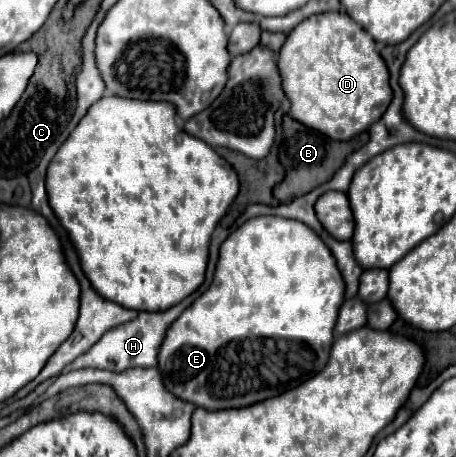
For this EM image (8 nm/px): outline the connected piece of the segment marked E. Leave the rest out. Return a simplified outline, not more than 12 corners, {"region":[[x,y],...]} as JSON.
{"region":[[254,217],[166,331],[208,411],[318,375],[344,281],[300,221]]}

